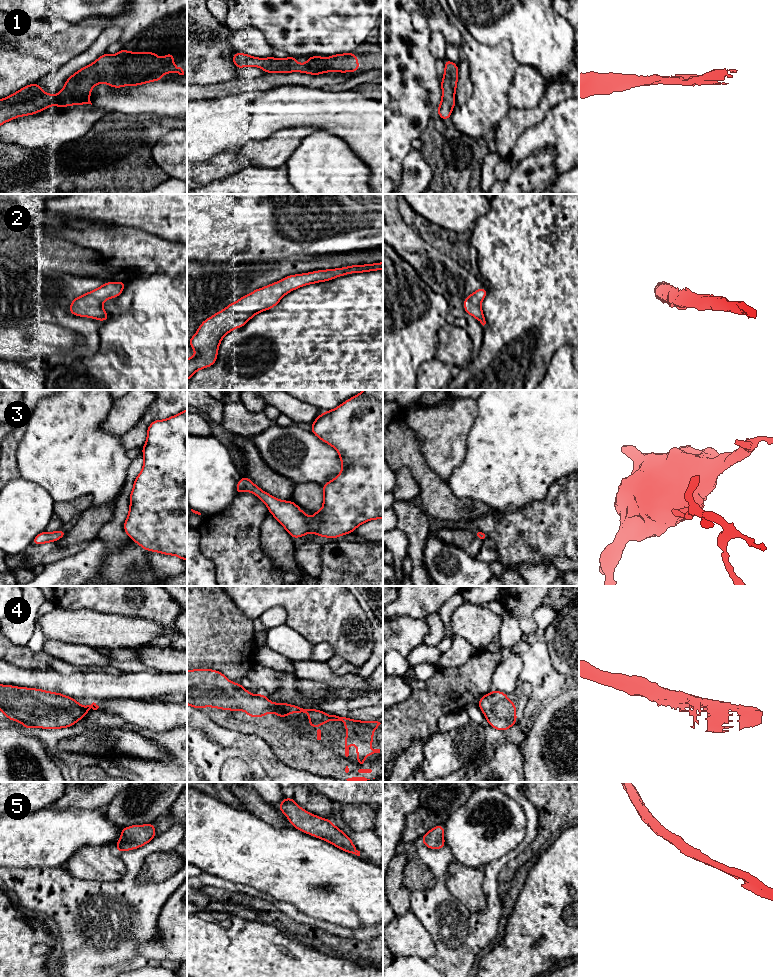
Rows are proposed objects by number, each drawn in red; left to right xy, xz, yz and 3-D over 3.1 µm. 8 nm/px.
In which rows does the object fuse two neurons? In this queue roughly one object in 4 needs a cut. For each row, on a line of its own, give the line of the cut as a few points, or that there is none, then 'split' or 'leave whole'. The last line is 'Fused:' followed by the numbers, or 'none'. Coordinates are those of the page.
1: cut none; leave whole
2: cut none; leave whole
3: cut none; leave whole
4: cut none; leave whole
5: cut none; leave whole
Fused: none

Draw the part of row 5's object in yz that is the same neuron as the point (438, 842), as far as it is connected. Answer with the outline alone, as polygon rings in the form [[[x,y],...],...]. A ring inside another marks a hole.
[[[437,825],[429,830],[421,840],[429,849],[441,849],[446,845],[444,842],[444,825]]]

